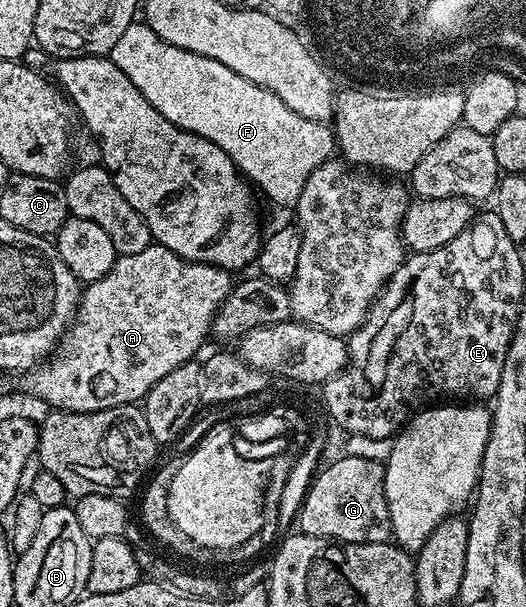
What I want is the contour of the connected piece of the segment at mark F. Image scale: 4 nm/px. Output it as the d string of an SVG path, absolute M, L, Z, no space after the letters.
M144 20L132 22L130 28L126 28L126 32L122 32L122 37L119 38L118 44L114 44L110 57L114 64L118 64L118 68L122 68L122 72L126 72L126 76L130 76L130 84L134 84L134 88L138 88L138 92L142 92L142 96L146 96L146 100L150 100L150 104L154 104L154 108L158 108L158 112L162 112L162 116L166 116L166 120L170 120L170 124L174 124L186 132L194 132L198 136L218 144L218 148L222 148L222 152L226 152L226 156L230 156L230 160L234 160L234 164L240 170L240 173L248 179L249 183L259 193L261 190L276 206L295 207L298 196L302 196L302 188L306 188L306 182L310 180L310 174L324 162L329 161L337 149L334 130L329 123L308 120L306 116L300 116L298 112L288 108L273 91L251 83L247 78L232 72L230 68L226 68L225 64L220 64L218 61L208 59L206 56L196 55L194 52L187 51L184 48L178 48L173 46L173 44L163 42Z

